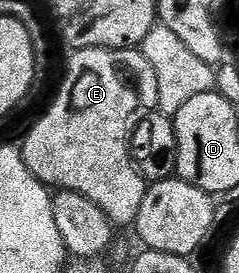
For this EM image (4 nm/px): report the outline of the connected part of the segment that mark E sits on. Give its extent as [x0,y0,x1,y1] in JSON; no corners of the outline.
[21,48,158,225]

